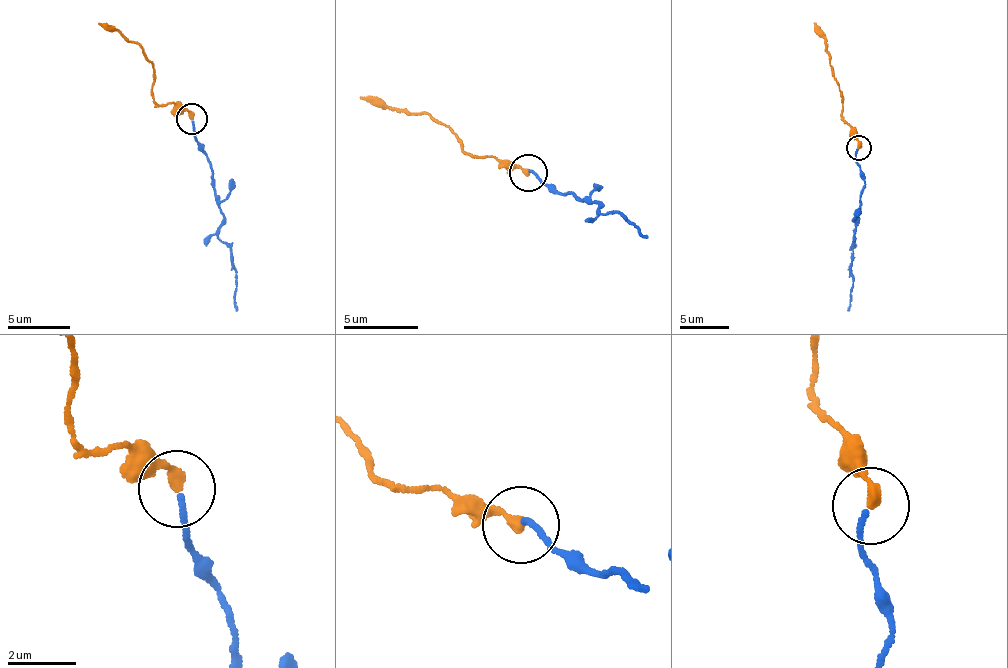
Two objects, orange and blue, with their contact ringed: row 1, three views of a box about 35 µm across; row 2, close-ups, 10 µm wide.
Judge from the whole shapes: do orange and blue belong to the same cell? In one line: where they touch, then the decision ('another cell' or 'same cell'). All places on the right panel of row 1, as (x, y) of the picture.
place (859, 147); same cell

